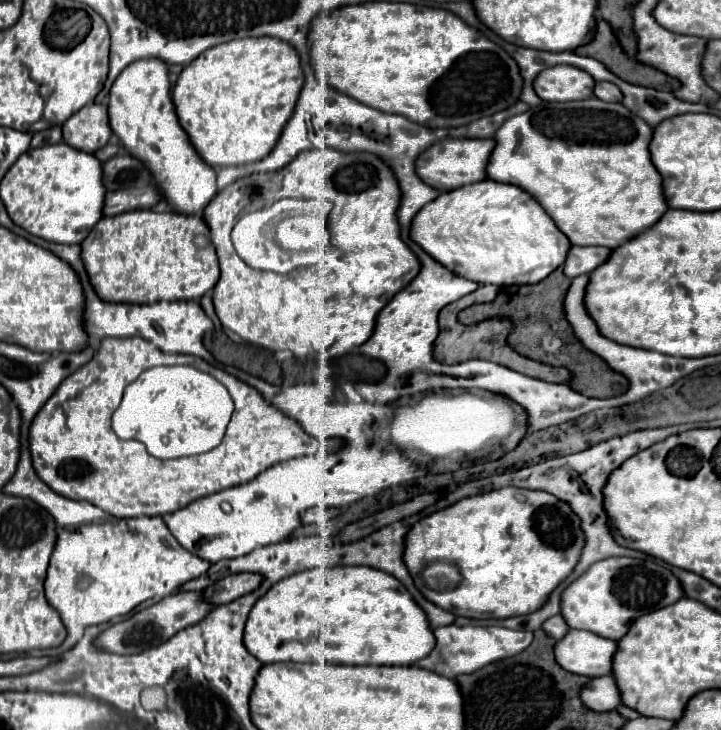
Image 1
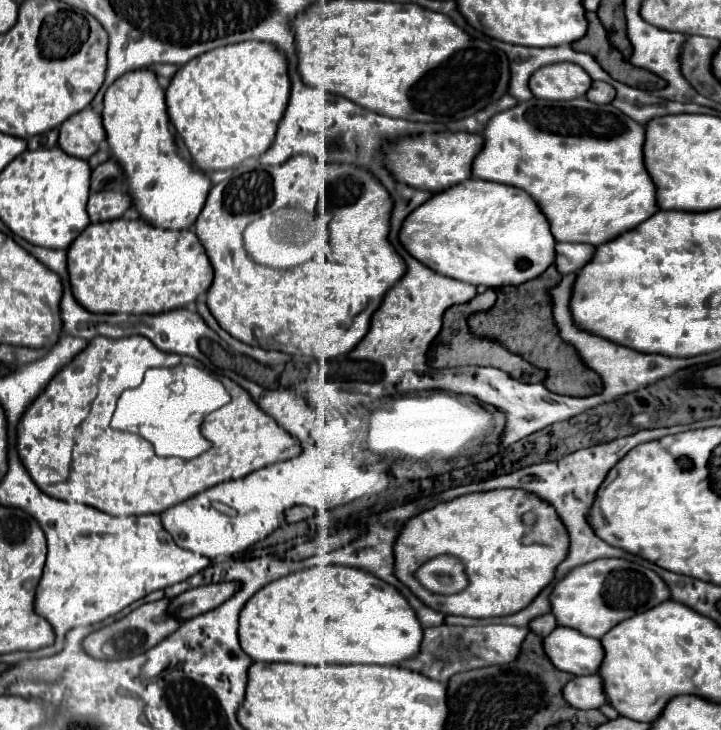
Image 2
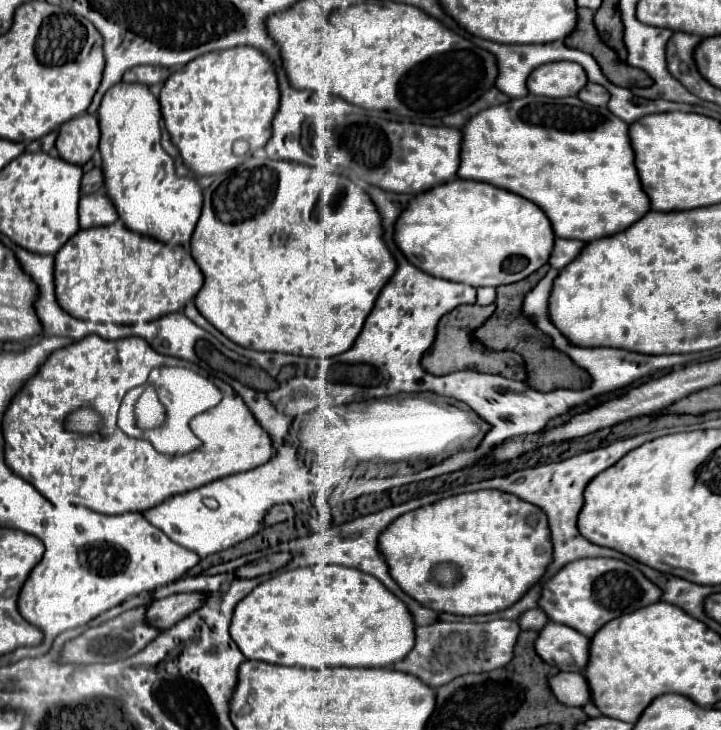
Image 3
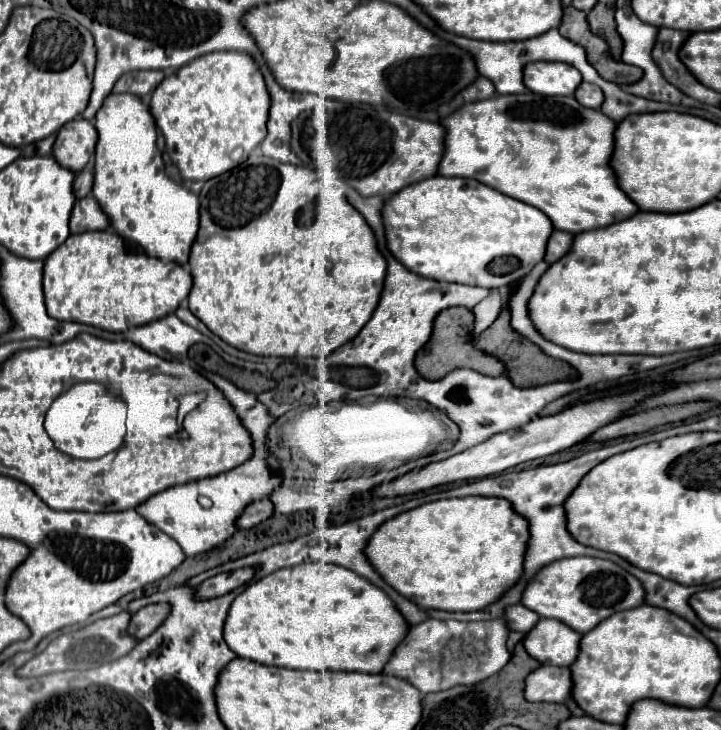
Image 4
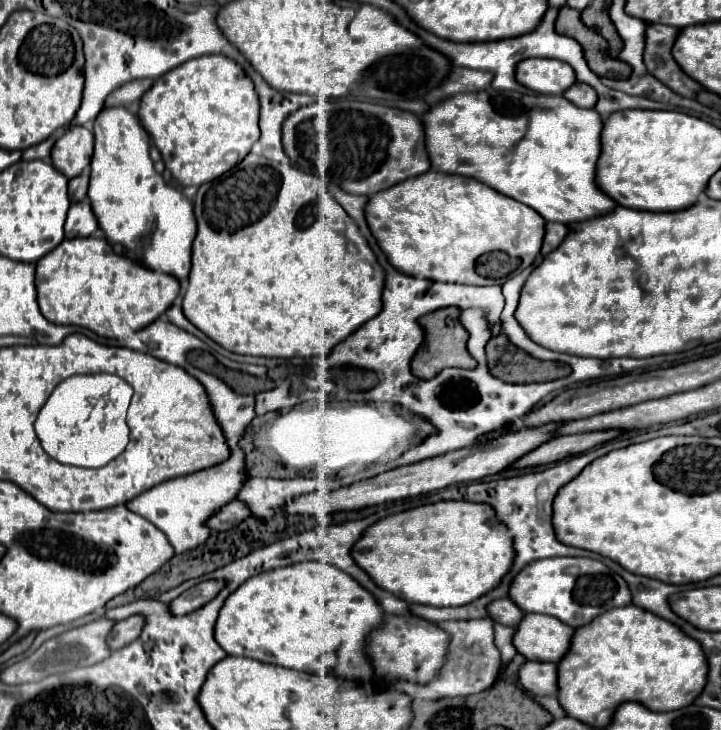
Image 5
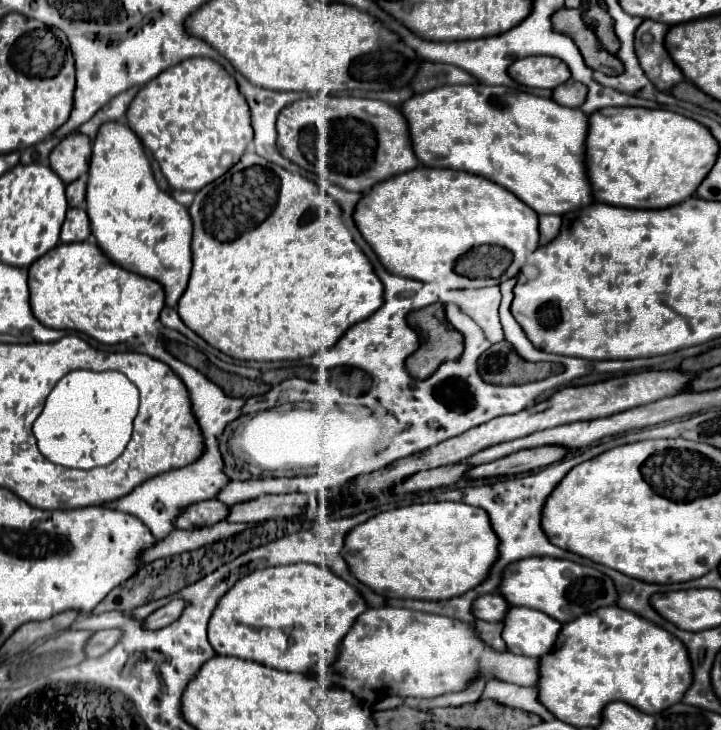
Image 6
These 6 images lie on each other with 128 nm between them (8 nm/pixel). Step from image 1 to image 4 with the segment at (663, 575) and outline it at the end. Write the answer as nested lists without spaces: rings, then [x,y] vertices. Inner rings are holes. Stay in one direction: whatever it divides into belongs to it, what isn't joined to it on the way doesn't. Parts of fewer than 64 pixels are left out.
[[[562,558],[542,568],[524,590],[522,604],[542,618],[556,618],[580,634],[590,632],[616,612],[624,612],[644,604],[644,586],[622,566],[602,558]]]

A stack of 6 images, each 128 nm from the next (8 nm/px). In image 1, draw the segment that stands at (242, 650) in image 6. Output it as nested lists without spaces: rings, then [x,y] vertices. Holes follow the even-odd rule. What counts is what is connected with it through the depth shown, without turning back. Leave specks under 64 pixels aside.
[[[332,566],[312,568],[292,574],[276,582],[252,608],[244,644],[248,652],[262,664],[294,662],[294,664],[382,664],[382,666],[412,666],[426,658],[434,644],[434,632],[428,628],[424,610],[412,600],[410,592],[386,572],[364,566]]]

